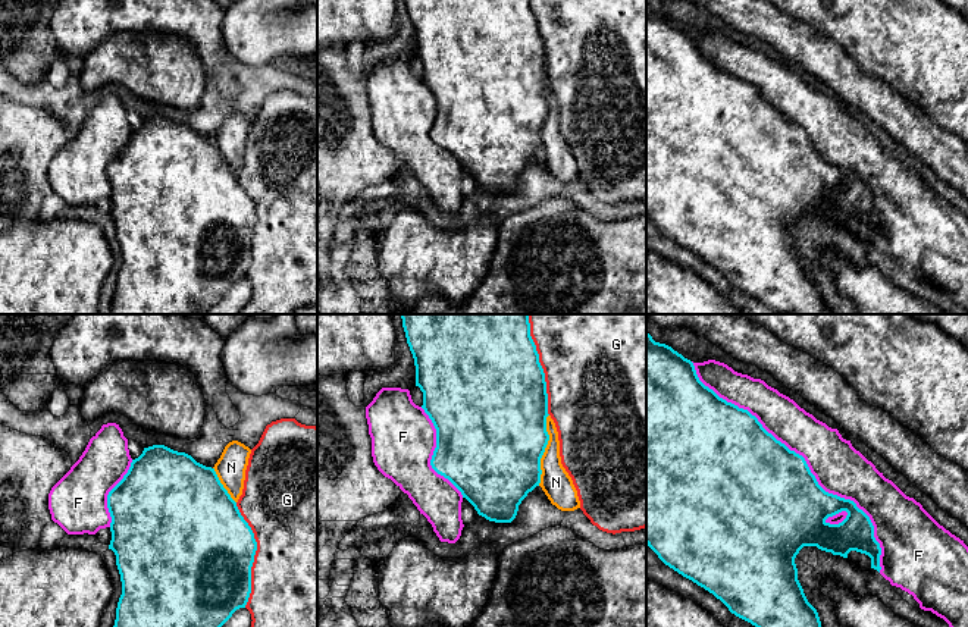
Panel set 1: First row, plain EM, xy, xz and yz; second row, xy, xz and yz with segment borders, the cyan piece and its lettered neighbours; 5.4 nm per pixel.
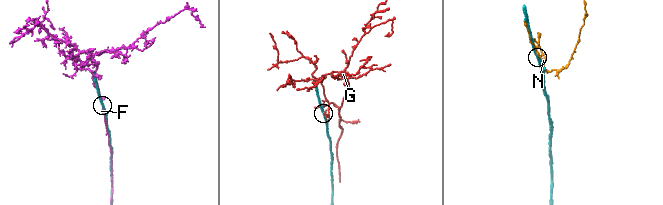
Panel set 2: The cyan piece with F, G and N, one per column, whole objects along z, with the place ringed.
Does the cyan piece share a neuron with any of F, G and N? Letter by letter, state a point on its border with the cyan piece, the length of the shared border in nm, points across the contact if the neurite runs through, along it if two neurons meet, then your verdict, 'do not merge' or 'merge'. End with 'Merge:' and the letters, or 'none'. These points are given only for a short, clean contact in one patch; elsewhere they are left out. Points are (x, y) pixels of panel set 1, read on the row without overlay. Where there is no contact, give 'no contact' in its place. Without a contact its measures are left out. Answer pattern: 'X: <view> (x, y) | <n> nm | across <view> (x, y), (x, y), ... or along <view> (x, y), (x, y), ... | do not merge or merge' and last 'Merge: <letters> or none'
F: yz (805, 132) | 1550 nm | do not merge
G: xy (254, 225) | 600 nm | do not merge
N: xz (544, 121) | 400 nm | do not merge
Merge: none

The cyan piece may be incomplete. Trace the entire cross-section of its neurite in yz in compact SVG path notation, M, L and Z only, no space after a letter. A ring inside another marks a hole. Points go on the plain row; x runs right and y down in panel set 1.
M646 3L646 216L658 226L658 229L665 236L668 236L670 239L673 239L674 242L677 242L683 248L692 251L698 257L704 258L705 261L712 264L717 270L720 270L729 279L729 282L732 285L751 294L752 297L755 297L756 300L764 302L765 305L773 307L774 310L783 311L786 314L833 314L833 311L823 301L818 283L808 273L808 270L803 264L803 260L798 251L798 239L795 235L795 229L803 217L817 217L821 222L831 223L833 226L840 226L843 229L848 229L848 225L850 222L856 222L856 223L865 225L871 229L871 239L877 241L878 244L881 241L881 238L880 238L881 219L880 219L880 214L874 209L874 197L873 197L870 188L862 181L859 181L853 172L826 163L818 156L815 147L811 144L811 141L802 126L796 125L795 122L790 122L784 115L781 115L771 104L768 104L762 98L762 95L758 93L758 90L755 87L752 87L748 81L739 79L737 76L720 69L712 60L709 60L708 57L705 57L699 51L696 41L695 41L695 37L690 31L685 29L682 25L674 22L671 18L668 18L665 15L655 13L648 3ZM842 182L848 184L846 189L842 194L830 195L826 192L828 188L833 188Z

